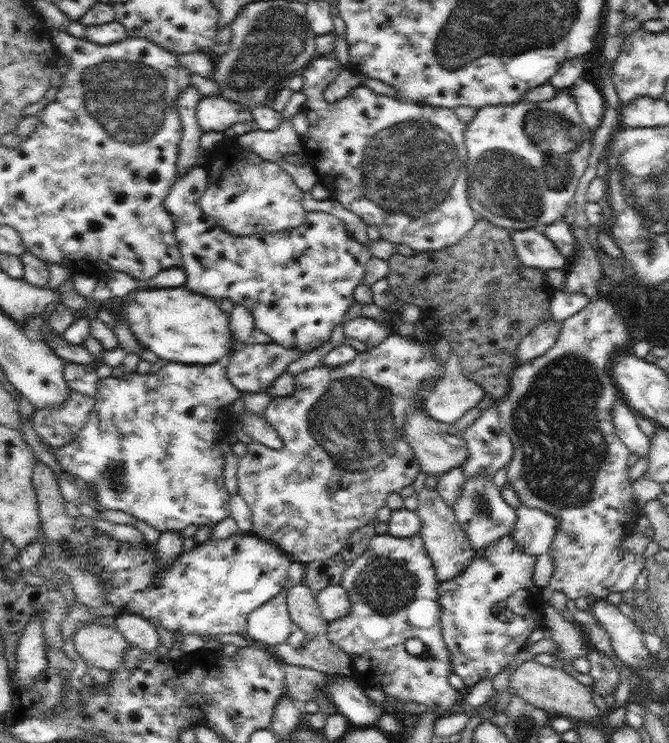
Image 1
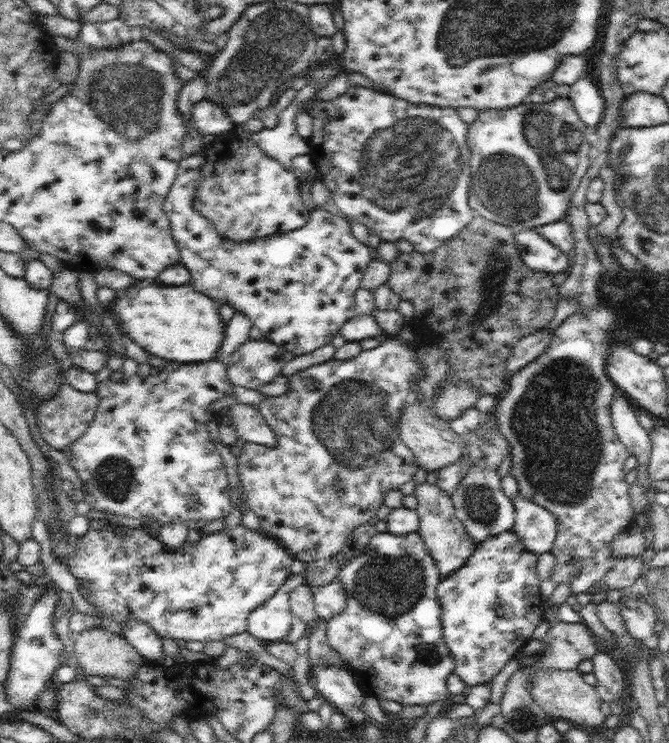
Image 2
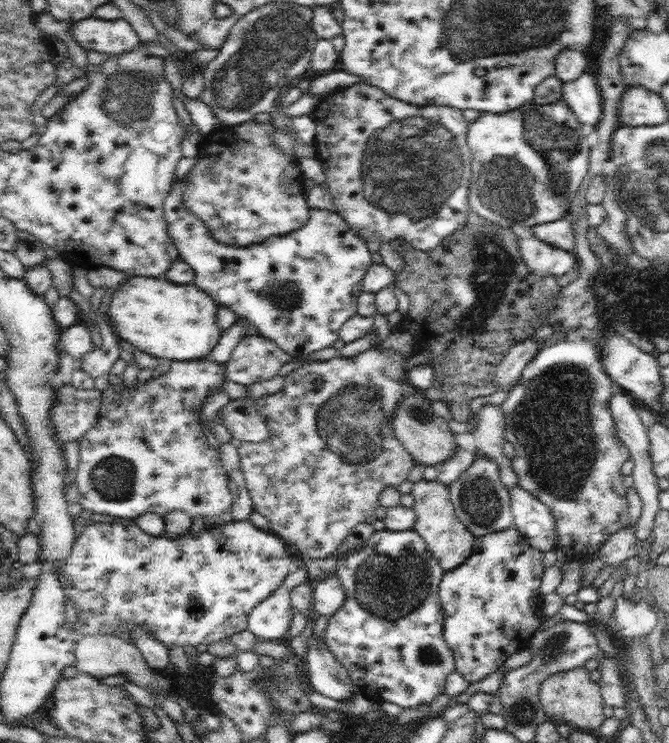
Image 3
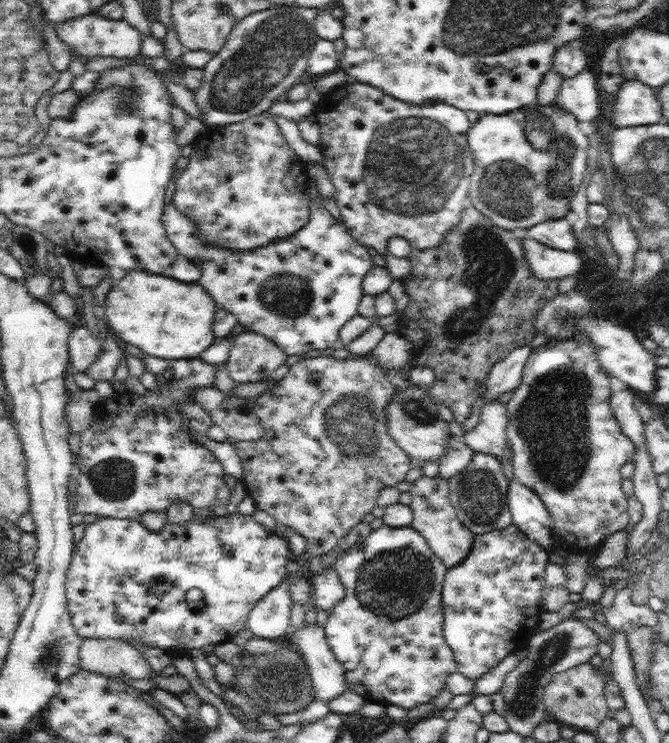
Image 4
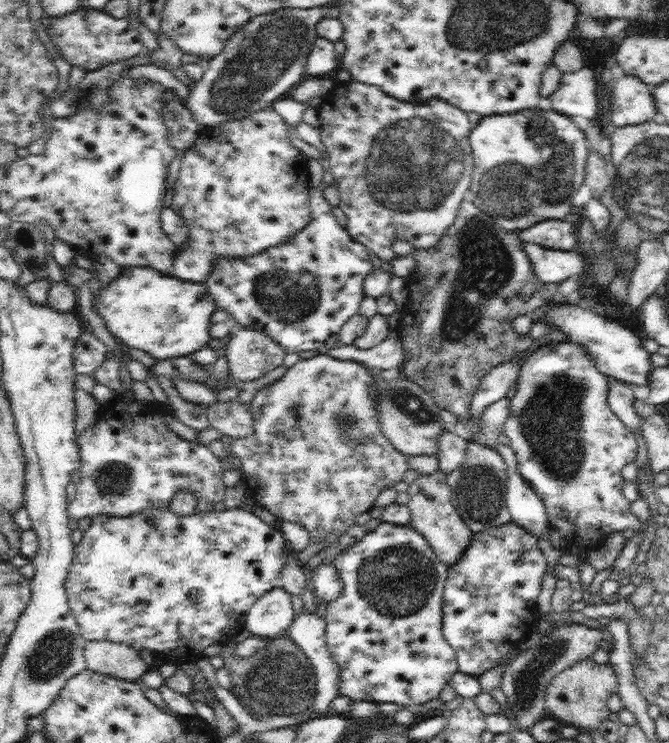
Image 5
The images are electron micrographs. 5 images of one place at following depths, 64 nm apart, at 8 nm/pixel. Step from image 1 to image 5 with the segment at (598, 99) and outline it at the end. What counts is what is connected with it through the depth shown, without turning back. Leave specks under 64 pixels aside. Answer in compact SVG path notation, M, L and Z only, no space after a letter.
M581 68L577 72L563 72L557 90L549 96L551 108L569 118L593 118L597 112L595 86L597 82L593 78L593 72L587 68Z

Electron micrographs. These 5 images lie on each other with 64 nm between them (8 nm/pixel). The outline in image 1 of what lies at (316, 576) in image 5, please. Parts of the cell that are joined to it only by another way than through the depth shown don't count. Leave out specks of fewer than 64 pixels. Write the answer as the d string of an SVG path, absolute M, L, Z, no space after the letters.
M333 584L333 586L323 588L315 596L315 602L317 602L317 608L327 622L343 620L345 616L351 614L351 608L353 608L349 594L345 592L345 588L341 584Z

